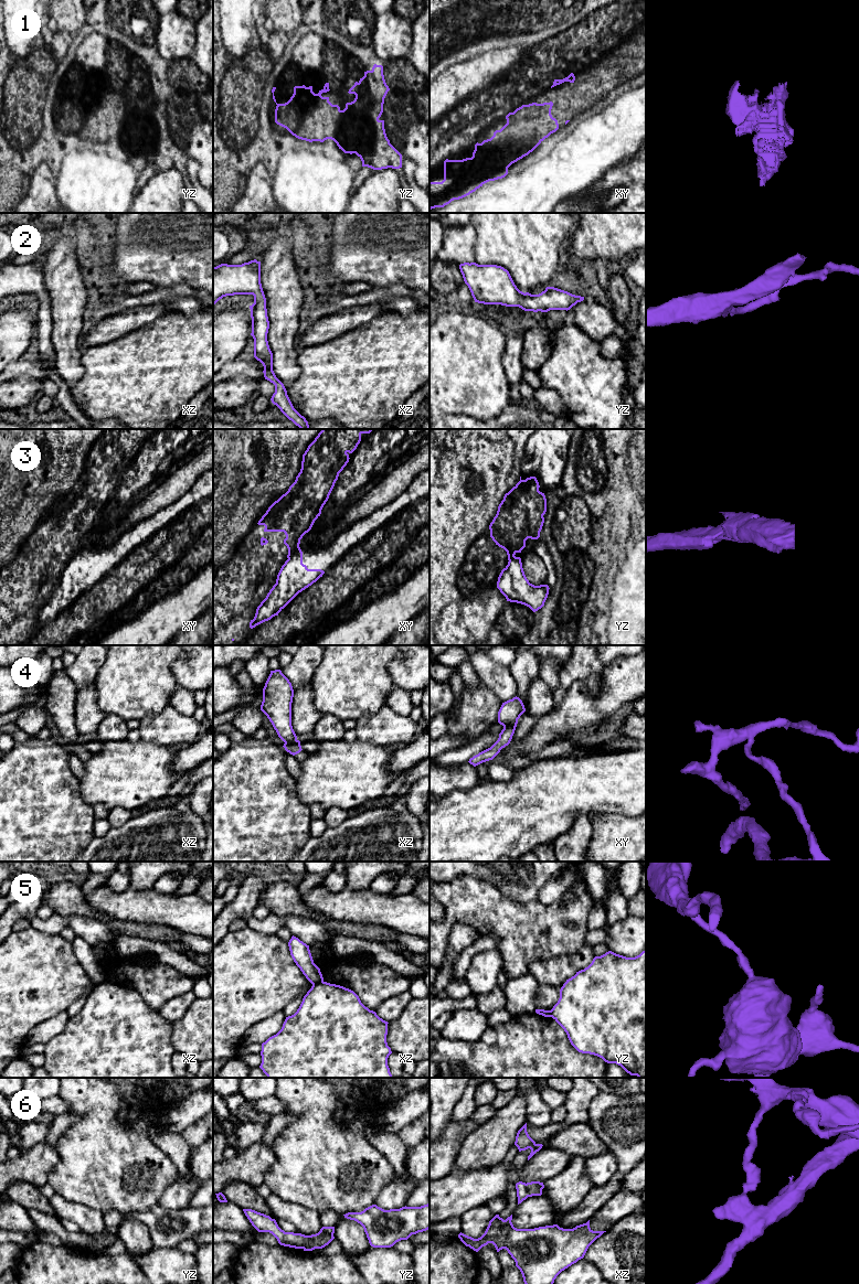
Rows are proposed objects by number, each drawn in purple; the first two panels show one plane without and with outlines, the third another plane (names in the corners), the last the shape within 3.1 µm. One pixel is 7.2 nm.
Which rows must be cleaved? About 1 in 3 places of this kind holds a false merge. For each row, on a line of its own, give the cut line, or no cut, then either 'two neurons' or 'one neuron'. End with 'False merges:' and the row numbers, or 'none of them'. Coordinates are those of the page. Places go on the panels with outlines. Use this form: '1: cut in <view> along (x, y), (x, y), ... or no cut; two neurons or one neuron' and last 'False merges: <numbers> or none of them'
1: cut in xy along (506, 124), (509, 135), (532, 131), (543, 124), (551, 132); two neurons
2: no cut; one neuron
3: cut in xy along (299, 548), (287, 557); two neurons
4: cut in xy along (517, 719), (504, 726); two neurons
5: cut in xz along (322, 980), (313, 985); two neurons
6: cut in yz along (320, 1230), (332, 1236); two neurons
False merges: 1, 3, 4, 5, 6

